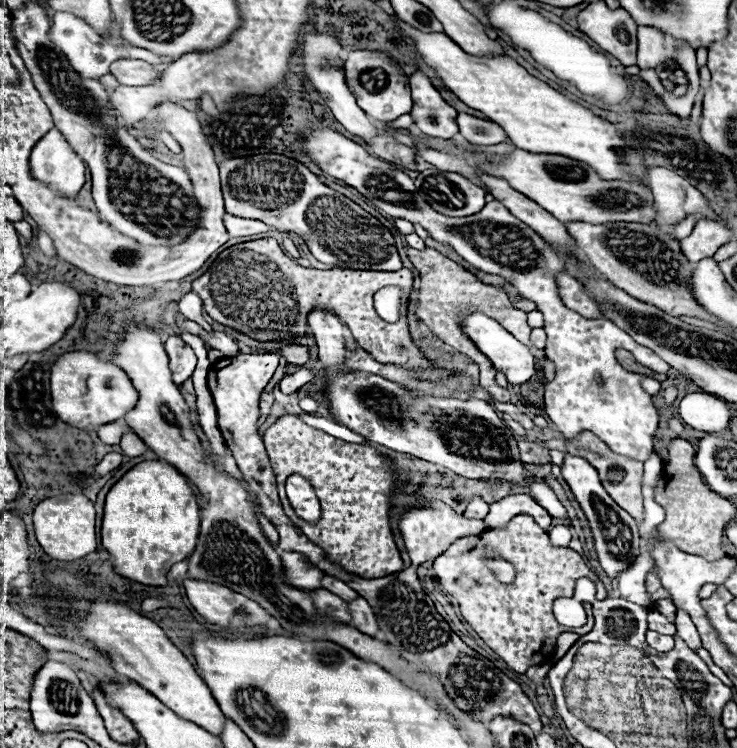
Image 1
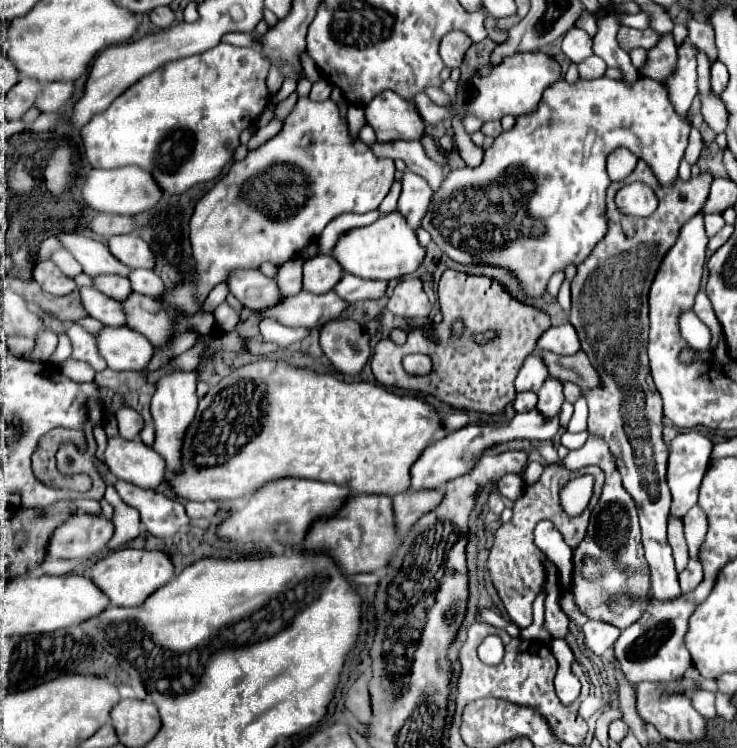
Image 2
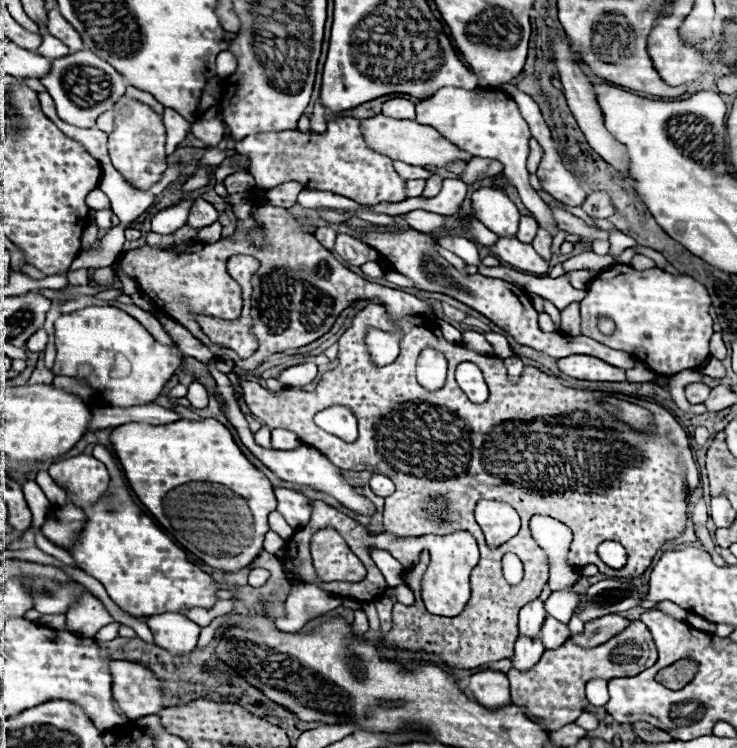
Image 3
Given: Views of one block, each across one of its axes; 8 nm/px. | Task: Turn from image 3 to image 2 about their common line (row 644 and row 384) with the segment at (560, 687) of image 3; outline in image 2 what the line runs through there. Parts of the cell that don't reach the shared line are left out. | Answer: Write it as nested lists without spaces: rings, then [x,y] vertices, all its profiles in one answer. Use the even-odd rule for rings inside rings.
[[[638,160],[634,172],[624,182],[612,182],[610,184],[608,196],[606,196],[608,224],[610,224],[608,234],[606,234],[604,242],[600,242],[600,246],[596,246],[596,250],[592,250],[592,254],[578,266],[578,274],[572,280],[570,324],[576,328],[582,350],[588,354],[592,366],[596,368],[596,372],[600,376],[600,386],[592,388],[592,390],[582,390],[578,384],[564,382],[564,398],[572,404],[580,396],[586,398],[588,408],[590,408],[588,432],[600,434],[606,442],[610,442],[612,452],[616,454],[616,462],[620,466],[624,488],[632,494],[632,498],[636,498],[636,504],[638,504],[638,510],[640,510],[642,544],[644,544],[644,550],[646,550],[646,562],[650,564],[650,570],[652,570],[652,596],[660,602],[668,602],[672,598],[678,598],[682,594],[682,590],[678,586],[678,572],[674,568],[672,550],[670,550],[668,540],[666,540],[666,518],[668,518],[668,512],[670,512],[672,494],[670,494],[670,488],[666,484],[668,446],[662,438],[662,418],[664,418],[662,416],[662,398],[660,398],[660,392],[656,390],[654,380],[650,376],[648,354],[646,354],[648,328],[650,328],[650,322],[648,322],[648,290],[650,290],[652,278],[656,276],[656,268],[660,266],[664,254],[670,250],[670,246],[674,246],[676,234],[680,232],[680,226],[684,226],[684,222],[688,222],[694,214],[700,212],[700,208],[704,208],[710,184],[712,184],[712,174],[706,170],[696,178],[690,178],[690,180],[676,178],[676,184],[660,186],[660,182],[656,180],[650,166],[644,160]],[[636,180],[646,182],[658,196],[658,208],[654,210],[654,214],[650,214],[646,218],[626,216],[626,214],[618,212],[618,208],[614,204],[616,192],[622,186],[632,184]]]

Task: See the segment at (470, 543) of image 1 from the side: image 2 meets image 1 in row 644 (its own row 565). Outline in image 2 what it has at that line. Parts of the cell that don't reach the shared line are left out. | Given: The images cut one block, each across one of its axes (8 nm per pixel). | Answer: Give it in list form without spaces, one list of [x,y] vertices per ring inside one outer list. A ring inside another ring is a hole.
[[[553,464],[545,465],[538,482],[526,486],[524,496],[514,502],[514,518],[508,524],[502,524],[502,528],[498,528],[496,538],[494,538],[494,546],[492,546],[490,558],[488,558],[488,570],[490,570],[492,582],[498,590],[498,594],[502,598],[502,604],[504,604],[510,620],[516,626],[526,628],[532,624],[532,602],[540,594],[540,590],[544,588],[544,592],[546,592],[546,624],[544,626],[552,634],[552,638],[564,638],[566,636],[570,620],[558,604],[560,602],[560,584],[556,580],[556,566],[552,562],[548,562],[546,556],[536,548],[534,526],[544,518],[552,520],[558,526],[558,530],[562,532],[562,536],[566,538],[566,544],[570,548],[576,548],[580,538],[584,538],[584,534],[586,534],[590,512],[600,499],[604,482],[605,474],[598,466],[588,466],[579,471],[570,472]],[[586,474],[595,478],[592,498],[582,514],[568,516],[560,506],[560,490],[570,480]]]

